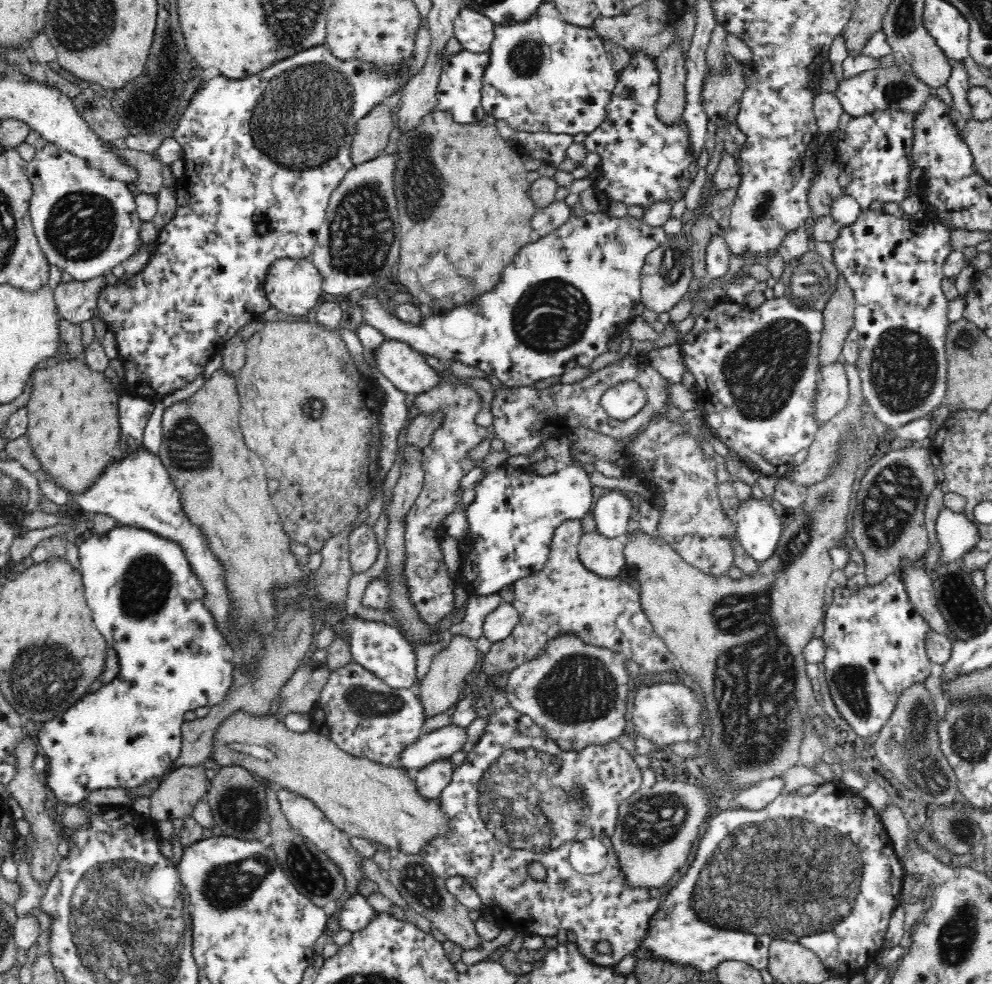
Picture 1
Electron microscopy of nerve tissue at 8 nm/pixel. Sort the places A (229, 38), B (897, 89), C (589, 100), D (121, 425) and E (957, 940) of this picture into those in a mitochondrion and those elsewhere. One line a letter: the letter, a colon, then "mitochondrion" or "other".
A: other
B: mitochondrion
C: other
D: other
E: mitochondrion

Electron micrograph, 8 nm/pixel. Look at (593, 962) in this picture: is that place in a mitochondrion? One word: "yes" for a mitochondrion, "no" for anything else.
no

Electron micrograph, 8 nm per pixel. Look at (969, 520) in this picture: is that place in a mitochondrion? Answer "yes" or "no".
no

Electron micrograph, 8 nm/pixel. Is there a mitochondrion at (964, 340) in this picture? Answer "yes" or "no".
yes

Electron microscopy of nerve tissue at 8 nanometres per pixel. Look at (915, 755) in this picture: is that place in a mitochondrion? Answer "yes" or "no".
yes

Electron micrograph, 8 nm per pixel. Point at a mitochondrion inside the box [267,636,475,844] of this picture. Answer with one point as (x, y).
(367, 701)

